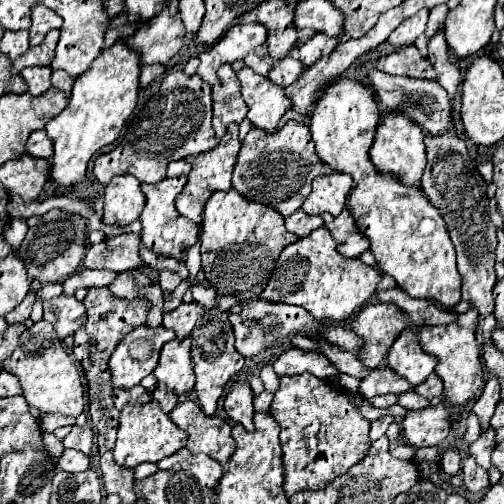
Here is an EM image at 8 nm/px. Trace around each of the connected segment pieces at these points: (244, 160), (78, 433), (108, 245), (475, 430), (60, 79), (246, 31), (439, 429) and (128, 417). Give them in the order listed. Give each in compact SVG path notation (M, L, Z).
M290 120L274 134L252 126L238 152L232 184L234 190L238 190L244 198L266 204L278 210L282 216L290 216L302 206L302 202L310 194L312 180L326 174L332 174L332 168L316 156L310 128L306 124Z
M74 426L72 432L64 438L64 448L74 448L74 450L80 450L84 454L90 454L90 448L92 448L92 430L90 428L78 428Z
M124 232L116 238L108 238L100 244L88 248L84 256L86 268L104 268L112 272L126 272L134 268L144 268L140 258L140 234Z
M470 412L467 418L467 429L463 440L465 443L470 445L480 436L480 434L481 429L479 426L478 418L473 412Z
M60 70L52 72L52 88L58 88L58 90L62 90L64 94L70 94L72 84L74 84L74 80L72 80L66 72L60 72Z
M234 24L226 34L210 46L206 52L200 52L200 66L198 66L198 76L214 86L218 76L216 70L222 64L234 64L236 60L244 60L250 50L256 46L262 46L266 42L266 28L262 24Z
M444 404L428 406L422 410L408 410L402 424L402 438L414 448L440 444L450 430L450 414Z
M156 402L148 404L128 404L120 412L120 426L118 426L118 438L114 448L114 460L124 468L136 468L142 462L158 462L176 450L186 446L186 432L170 422L168 414L160 410Z

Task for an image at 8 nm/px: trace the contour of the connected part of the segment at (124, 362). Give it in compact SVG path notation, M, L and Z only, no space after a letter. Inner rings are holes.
M134 328L114 350L108 366L112 370L114 388L134 388L144 376L148 376L156 364L160 348L174 338L166 328ZM148 340L148 342L142 342ZM140 344L140 346L138 346ZM148 344L148 346L146 346Z

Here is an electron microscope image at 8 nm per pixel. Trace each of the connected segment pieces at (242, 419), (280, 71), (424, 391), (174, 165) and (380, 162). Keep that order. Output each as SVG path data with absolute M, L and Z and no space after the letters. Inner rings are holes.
M236 382L230 388L228 396L224 398L224 410L226 410L226 414L234 422L242 424L244 430L252 430L254 428L254 424L252 424L252 416L254 416L252 398L254 398L252 388L246 382Z
M282 58L278 62L274 62L268 78L278 84L278 86L290 86L292 82L296 82L302 74L304 74L304 64L298 62L298 58Z
M430 374L422 384L418 384L414 388L414 392L424 396L424 398L428 398L428 400L434 398L434 396L440 396L442 394L442 380L436 374Z
M176 160L176 162L170 162L167 166L168 178L178 177L180 175L188 175L191 170L191 165L186 162L186 160Z
M388 114L380 124L378 124L378 132L374 138L374 144L370 148L370 158L372 164L376 166L378 172L382 174L392 174L396 176L402 184L412 186L412 188L420 188L420 176L424 172L426 166L426 152L424 152L424 134L422 130L408 120L402 114Z

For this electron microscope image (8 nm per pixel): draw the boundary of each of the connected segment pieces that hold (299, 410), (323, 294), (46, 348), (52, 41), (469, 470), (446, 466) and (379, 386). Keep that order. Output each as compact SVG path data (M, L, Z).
M310 372L300 376L280 376L280 388L274 394L270 414L280 424L280 446L284 462L284 492L290 498L300 490L322 490L336 476L348 472L350 466L362 460L368 450L368 430L370 422L358 414L358 410L348 402L340 388L332 388L324 380L316 380Z
M318 228L282 250L268 286L260 296L272 302L302 306L316 320L344 322L374 296L380 280L380 270L362 264L358 258L340 256L330 232L326 228Z
M40 320L20 336L20 344L14 354L2 362L2 368L18 376L22 394L28 406L38 408L44 414L64 414L76 418L84 410L84 388L82 376L70 354L64 350L54 328Z
M58 30L48 32L42 44L38 44L34 48L28 48L28 52L24 52L22 56L18 56L12 62L12 72L20 74L28 66L50 66L50 62L54 58L54 48L58 44L58 36L60 36Z
M466 458L464 464L462 464L462 480L468 488L468 492L472 494L478 494L478 492L484 492L490 488L490 482L488 482L488 472L484 468L480 468L474 458Z
M446 450L440 458L440 466L448 476L454 476L460 472L460 462L462 462L462 458L460 458L458 450Z
M376 368L374 372L370 372L364 380L360 380L358 392L360 396L364 396L366 400L378 396L378 394L402 394L412 390L412 386L400 378L396 372L392 372L390 368Z

